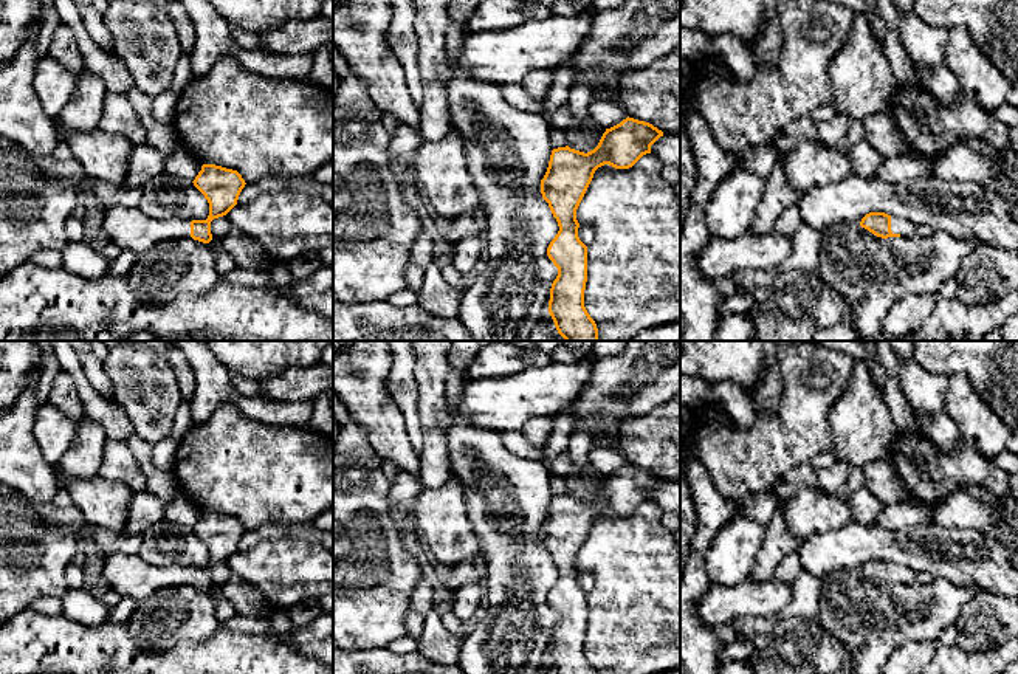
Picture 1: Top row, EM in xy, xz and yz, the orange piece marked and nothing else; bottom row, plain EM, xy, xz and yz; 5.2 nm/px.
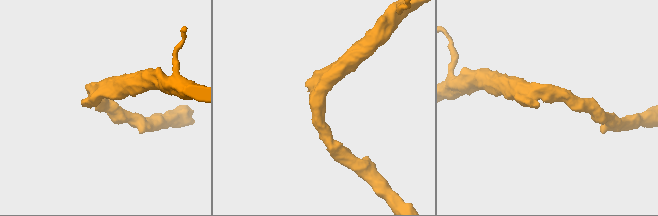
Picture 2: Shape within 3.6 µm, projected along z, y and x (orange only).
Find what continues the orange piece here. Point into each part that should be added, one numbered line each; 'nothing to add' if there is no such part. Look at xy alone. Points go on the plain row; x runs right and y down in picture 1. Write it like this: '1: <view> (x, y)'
1: xy (127, 574)

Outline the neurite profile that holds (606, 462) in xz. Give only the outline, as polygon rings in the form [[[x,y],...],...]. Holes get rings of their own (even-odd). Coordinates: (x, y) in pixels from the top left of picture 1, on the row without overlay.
[[[592,449],[589,459],[595,466],[597,473],[603,476],[610,476],[628,465],[624,454],[615,449]]]

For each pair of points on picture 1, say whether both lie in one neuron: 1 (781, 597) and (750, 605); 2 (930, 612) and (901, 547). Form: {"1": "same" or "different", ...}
{"1": "same", "2": "different"}

